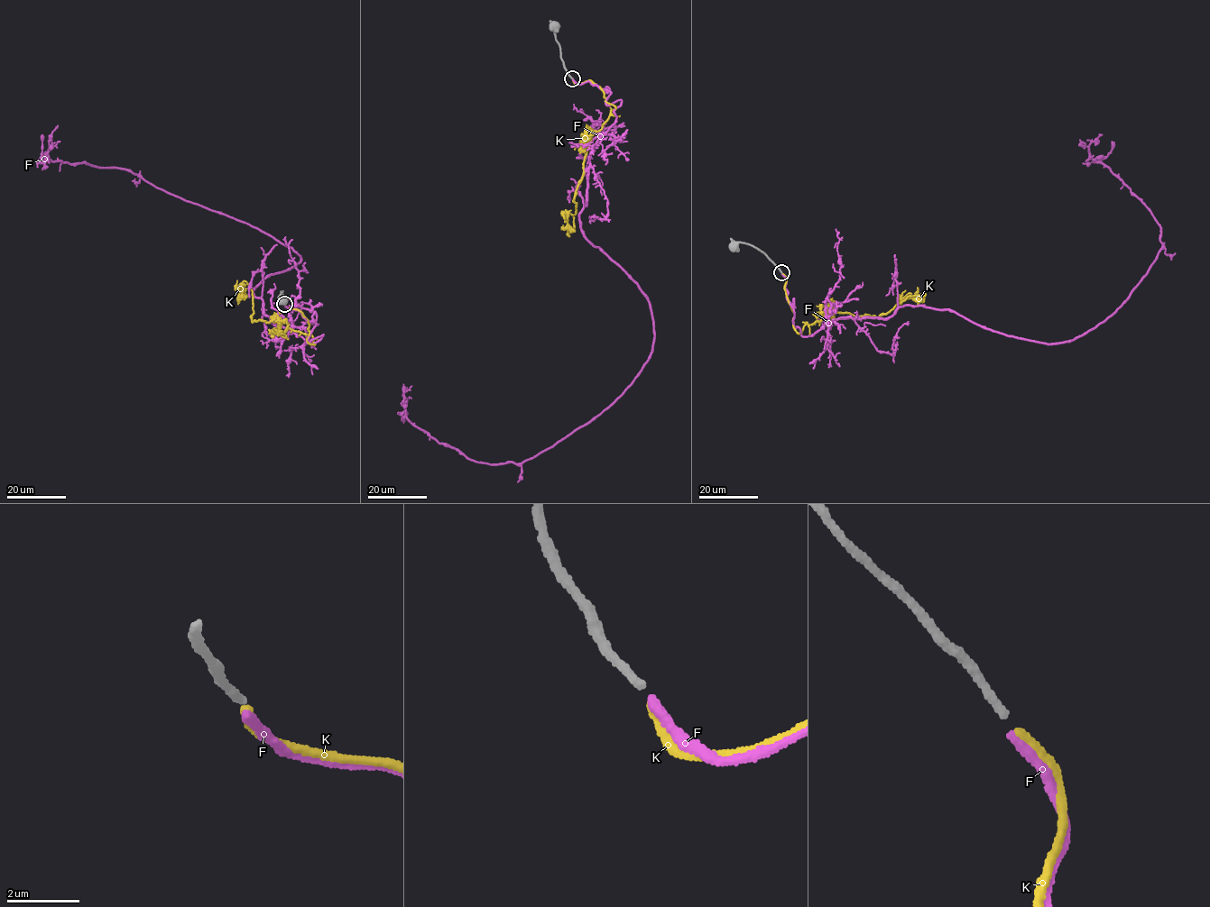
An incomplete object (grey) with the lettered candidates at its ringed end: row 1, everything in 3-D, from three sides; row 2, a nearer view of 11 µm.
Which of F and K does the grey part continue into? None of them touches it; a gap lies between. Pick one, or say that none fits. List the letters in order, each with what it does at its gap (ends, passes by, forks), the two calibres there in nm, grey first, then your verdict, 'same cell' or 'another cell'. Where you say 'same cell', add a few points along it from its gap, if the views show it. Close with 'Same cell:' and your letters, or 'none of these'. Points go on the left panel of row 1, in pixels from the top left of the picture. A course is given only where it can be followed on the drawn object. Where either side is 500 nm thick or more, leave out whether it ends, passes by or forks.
F: it ends; calibres 240 and 280 nm; another cell
K: it ends; calibres 240 and 240 nm; same cell; course (285, 305), (301, 313), (314, 344), (286, 322), (252, 322), (252, 290), (244, 281), (241, 297), (239, 288)
Same cell: K

